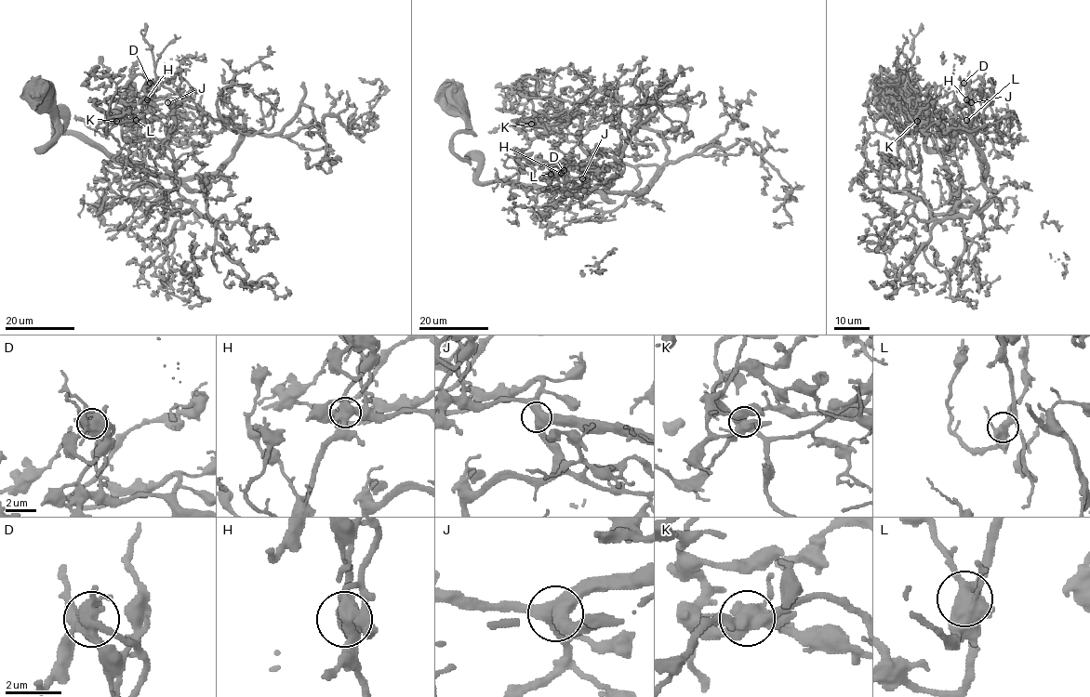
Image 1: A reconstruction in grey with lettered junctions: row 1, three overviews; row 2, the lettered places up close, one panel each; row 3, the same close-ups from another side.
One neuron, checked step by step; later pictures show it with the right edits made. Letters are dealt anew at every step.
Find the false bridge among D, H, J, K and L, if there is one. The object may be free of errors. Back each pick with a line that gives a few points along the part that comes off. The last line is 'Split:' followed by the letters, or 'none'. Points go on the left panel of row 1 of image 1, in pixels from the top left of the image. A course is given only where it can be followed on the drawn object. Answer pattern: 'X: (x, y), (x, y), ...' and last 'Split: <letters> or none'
Split: none

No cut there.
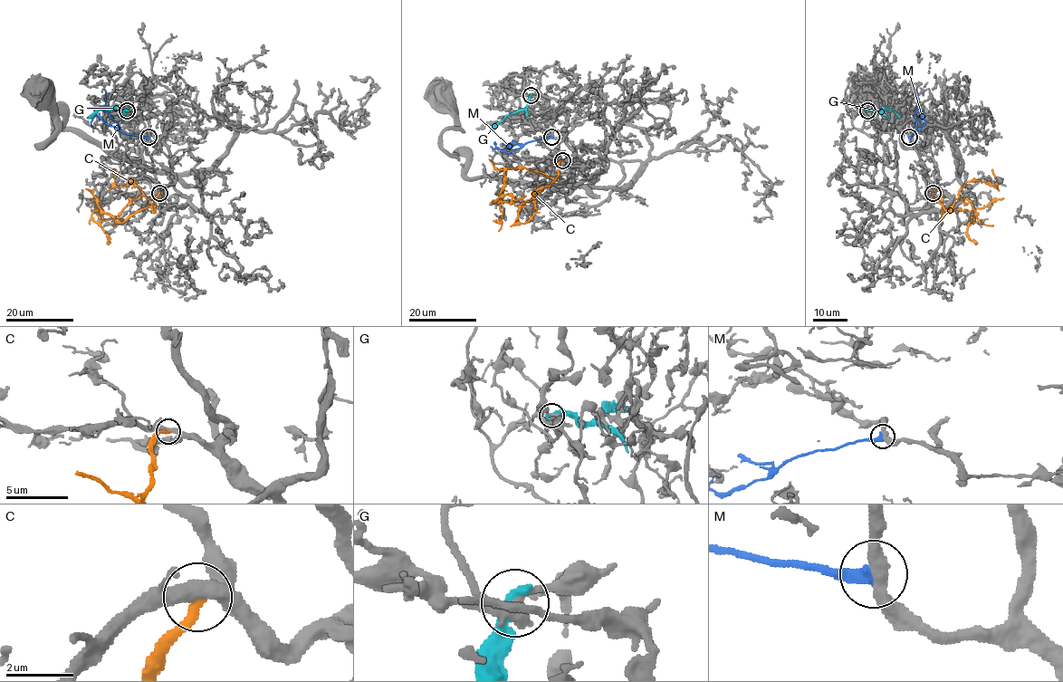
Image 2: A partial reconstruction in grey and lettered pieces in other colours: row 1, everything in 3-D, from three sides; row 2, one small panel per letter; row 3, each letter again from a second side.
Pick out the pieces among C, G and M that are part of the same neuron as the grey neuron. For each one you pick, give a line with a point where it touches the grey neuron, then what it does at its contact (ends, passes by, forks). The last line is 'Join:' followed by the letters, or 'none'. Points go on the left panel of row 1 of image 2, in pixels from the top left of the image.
Join: none

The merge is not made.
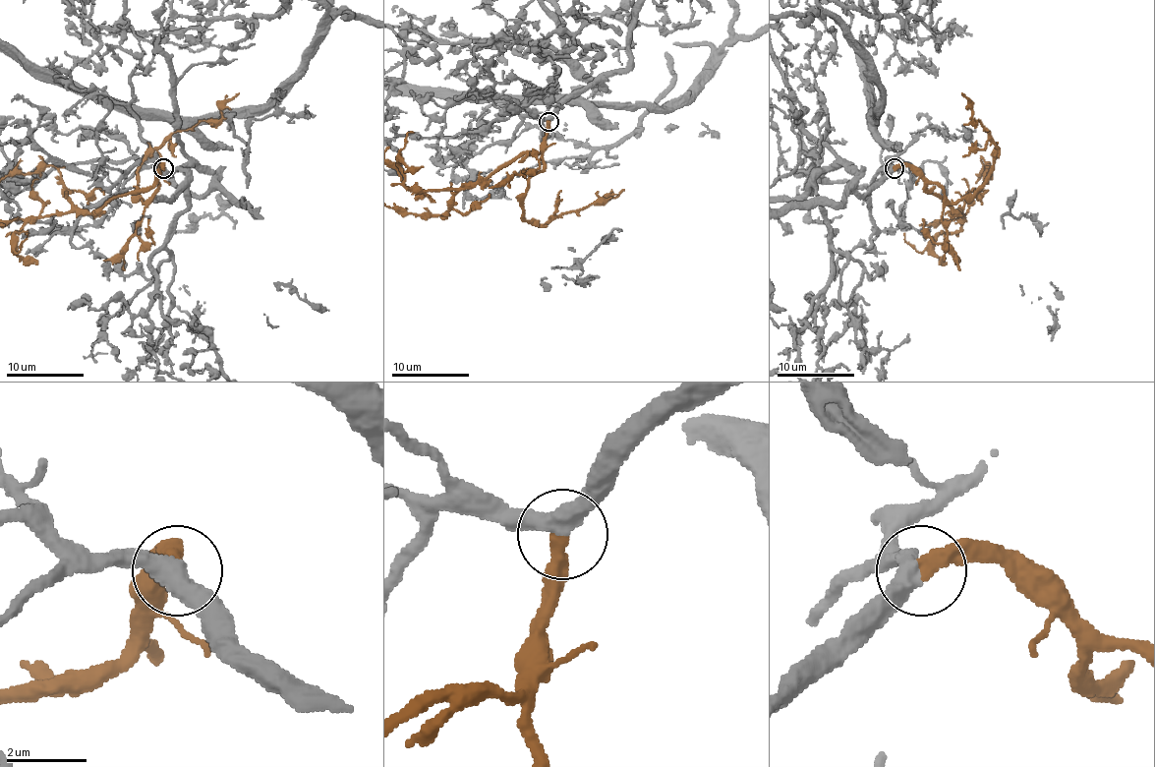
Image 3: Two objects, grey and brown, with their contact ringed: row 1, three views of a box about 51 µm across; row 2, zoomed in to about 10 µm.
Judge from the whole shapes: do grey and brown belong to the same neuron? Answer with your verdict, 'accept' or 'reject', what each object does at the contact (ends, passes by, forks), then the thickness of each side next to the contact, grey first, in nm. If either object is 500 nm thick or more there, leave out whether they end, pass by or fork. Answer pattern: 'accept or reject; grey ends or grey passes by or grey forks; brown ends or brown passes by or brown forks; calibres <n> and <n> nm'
accept; grey passes by; brown ends; calibres 440 and 420 nm

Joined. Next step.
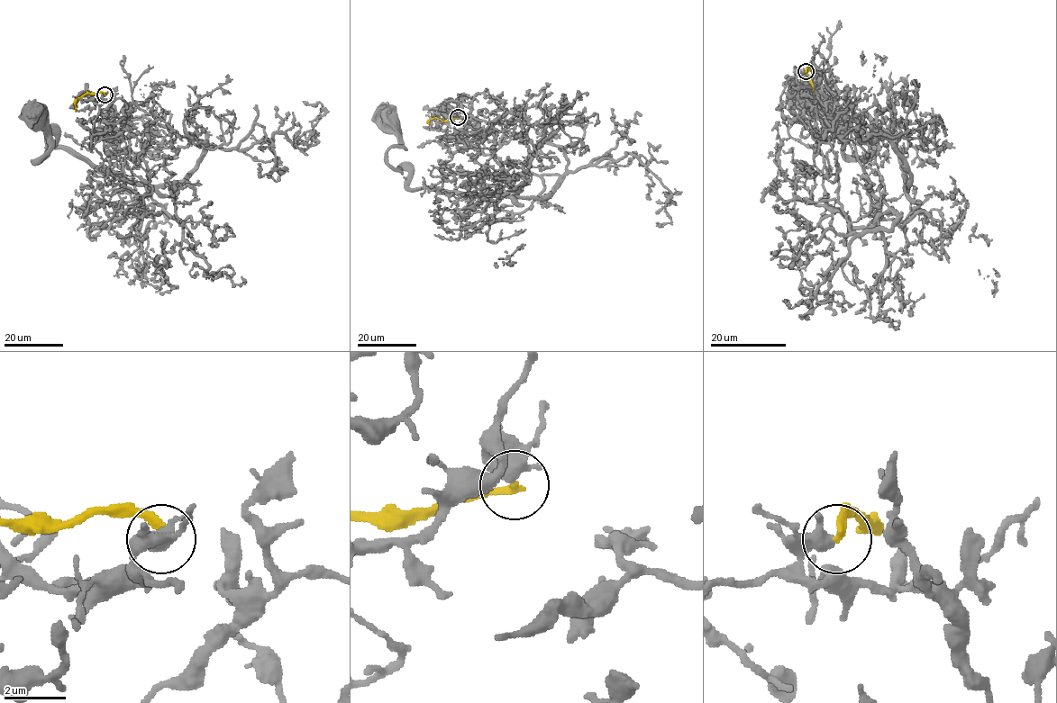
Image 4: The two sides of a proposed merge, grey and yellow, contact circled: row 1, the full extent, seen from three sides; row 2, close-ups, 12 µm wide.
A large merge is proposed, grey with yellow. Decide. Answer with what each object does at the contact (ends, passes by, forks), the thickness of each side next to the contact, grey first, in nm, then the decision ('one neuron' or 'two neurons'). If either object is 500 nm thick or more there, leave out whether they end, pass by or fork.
grey passes by; yellow ends there; 440 nm thick on the grey side, 260 nm on the other; two neurons

